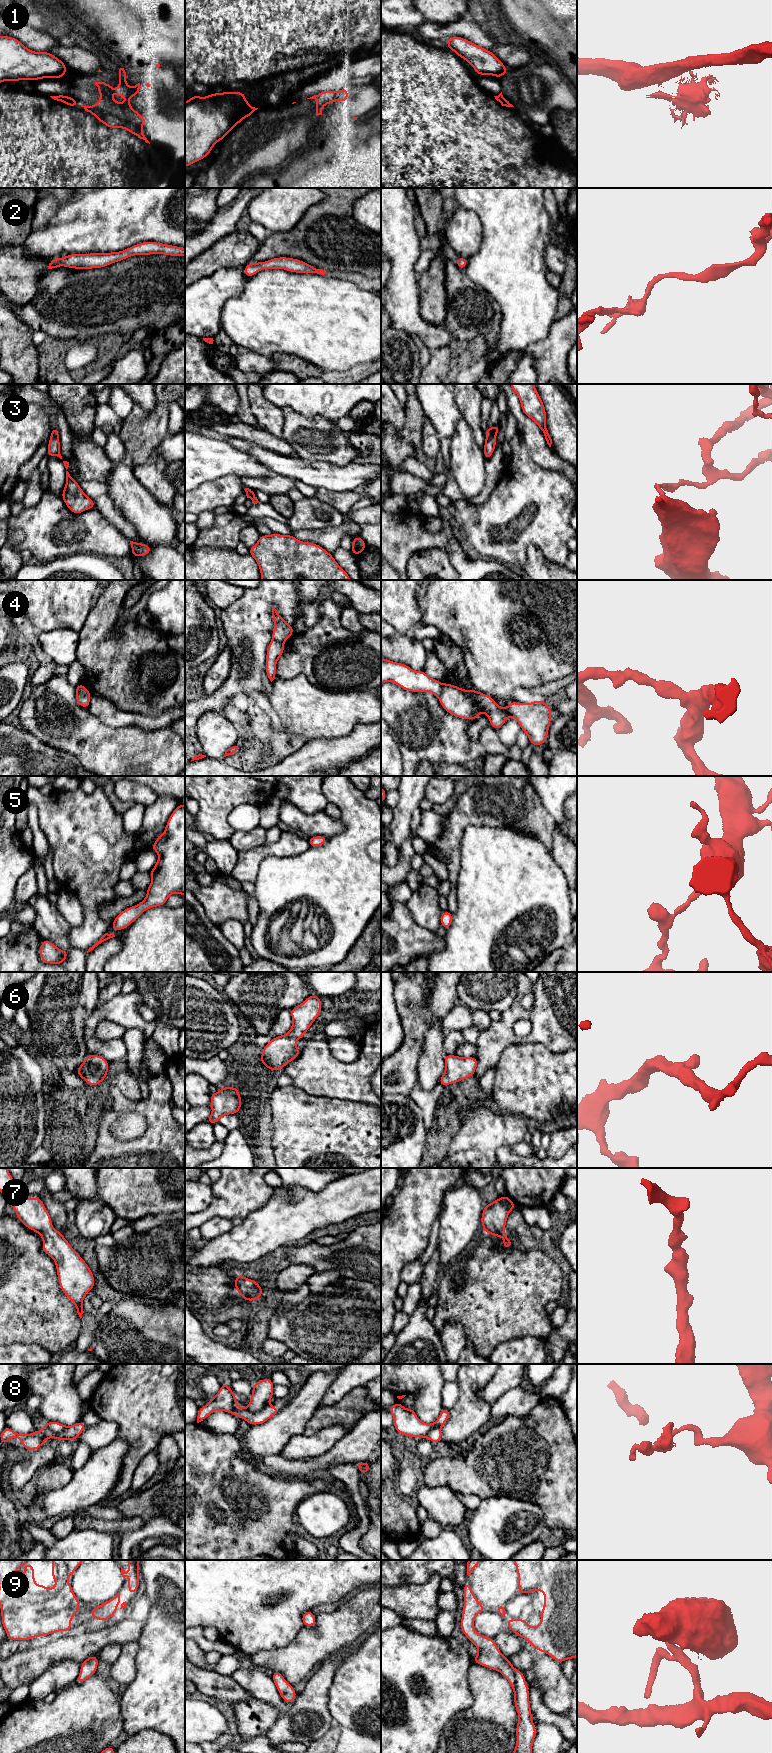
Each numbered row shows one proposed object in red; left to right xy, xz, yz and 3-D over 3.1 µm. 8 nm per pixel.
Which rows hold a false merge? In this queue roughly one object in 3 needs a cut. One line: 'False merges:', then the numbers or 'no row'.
False merges: 1, 3, 4, 8

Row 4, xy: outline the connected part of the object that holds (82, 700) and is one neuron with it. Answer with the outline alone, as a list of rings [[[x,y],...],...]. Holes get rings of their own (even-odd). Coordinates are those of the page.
[[[78,686],[75,687],[75,691],[76,691],[76,702],[77,702],[77,704],[83,708],[89,708],[89,706],[90,706],[90,695],[82,694],[79,691]]]

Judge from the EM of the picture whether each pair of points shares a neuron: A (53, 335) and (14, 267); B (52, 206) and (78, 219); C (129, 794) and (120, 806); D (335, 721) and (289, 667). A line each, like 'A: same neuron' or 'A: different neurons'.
A: different neurons
B: different neurons
C: different neurons
D: different neurons

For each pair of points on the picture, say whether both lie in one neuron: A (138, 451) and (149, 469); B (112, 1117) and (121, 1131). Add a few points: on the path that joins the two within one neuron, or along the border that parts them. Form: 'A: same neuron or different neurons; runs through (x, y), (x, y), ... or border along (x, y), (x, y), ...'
A: different neurons; border along (149, 460), (143, 463), (133, 463)
B: different neurons; border along (137, 1112), (120, 1116), (110, 1126), (111, 1135)

